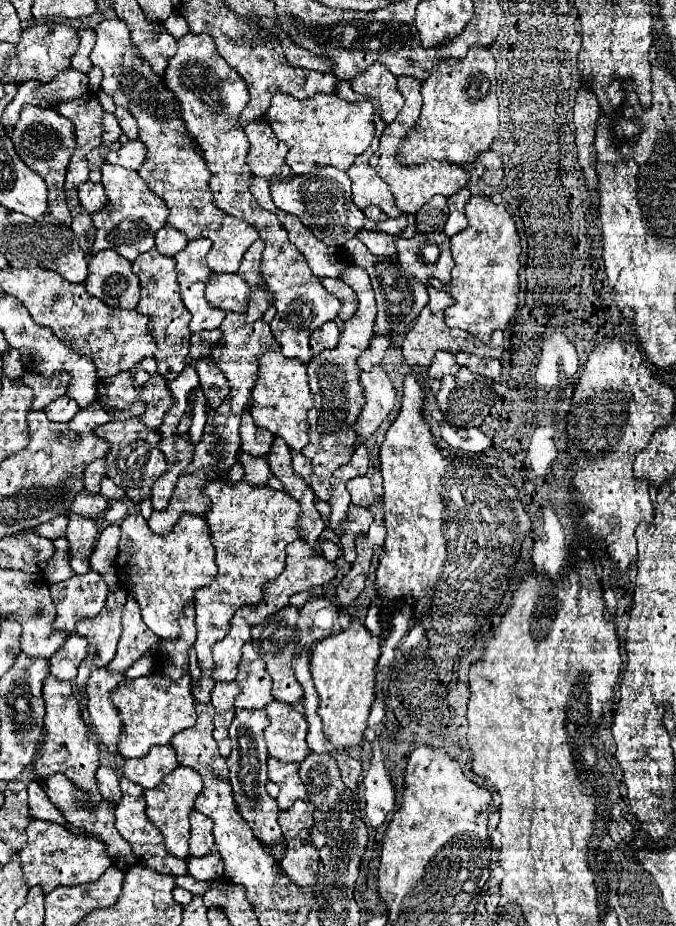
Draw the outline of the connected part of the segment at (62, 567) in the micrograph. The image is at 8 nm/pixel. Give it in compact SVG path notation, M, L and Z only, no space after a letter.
M57 538L53 544L55 544L55 556L43 569L43 578L47 582L51 582L51 584L53 582L61 582L65 578L71 578L75 574L67 564L67 556L65 556L67 554L67 540L65 538Z

